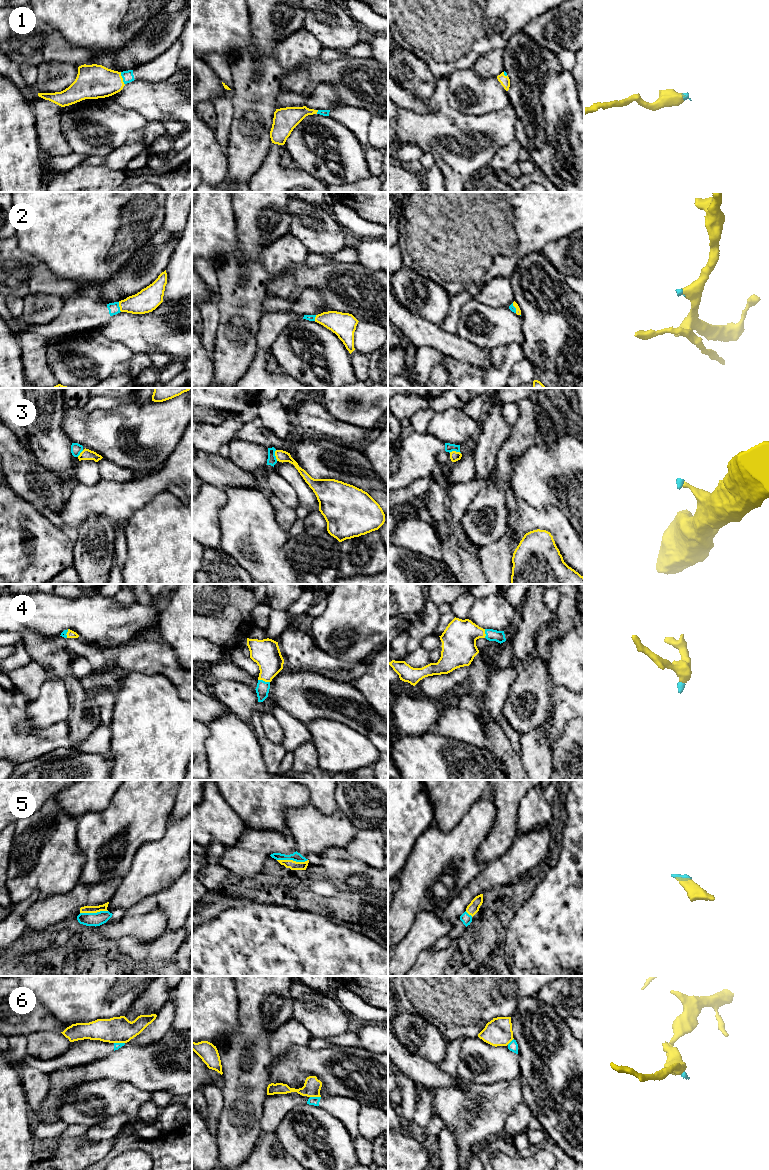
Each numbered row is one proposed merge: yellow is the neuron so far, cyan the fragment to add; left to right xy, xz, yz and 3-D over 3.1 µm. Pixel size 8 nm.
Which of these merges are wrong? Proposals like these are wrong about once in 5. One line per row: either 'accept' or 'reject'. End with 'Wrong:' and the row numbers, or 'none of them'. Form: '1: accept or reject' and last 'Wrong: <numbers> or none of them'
1: accept
2: accept
3: reject
4: accept
5: accept
6: reject
Wrong: 3, 6

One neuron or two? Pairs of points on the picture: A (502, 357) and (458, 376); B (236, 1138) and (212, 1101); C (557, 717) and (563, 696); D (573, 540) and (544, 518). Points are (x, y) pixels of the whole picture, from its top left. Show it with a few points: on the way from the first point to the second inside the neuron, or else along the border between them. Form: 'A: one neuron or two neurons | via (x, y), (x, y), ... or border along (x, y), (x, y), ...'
A: one neuron | via (493, 369), (486, 376), (470, 376)
B: two neurons | border along (220, 1088), (223, 1108), (214, 1135)
C: one neuron | via (560, 712), (563, 709), (563, 701)
D: one neuron | via (566, 534), (551, 519)

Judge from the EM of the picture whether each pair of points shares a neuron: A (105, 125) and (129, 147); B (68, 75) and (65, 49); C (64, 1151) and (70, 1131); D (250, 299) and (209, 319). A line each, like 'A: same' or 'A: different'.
A: different
B: different
C: different
D: different

